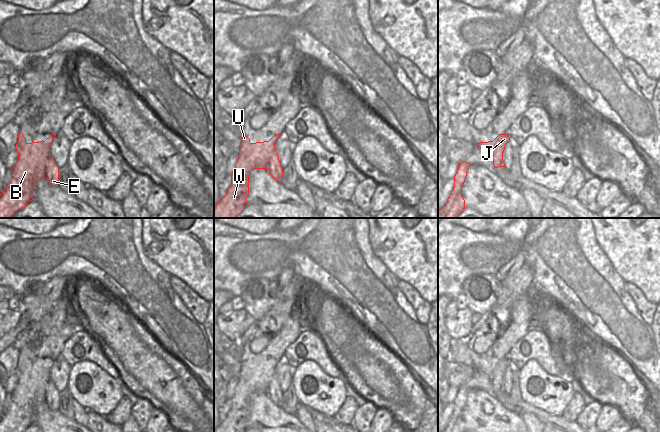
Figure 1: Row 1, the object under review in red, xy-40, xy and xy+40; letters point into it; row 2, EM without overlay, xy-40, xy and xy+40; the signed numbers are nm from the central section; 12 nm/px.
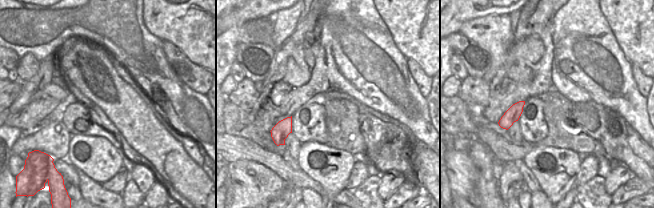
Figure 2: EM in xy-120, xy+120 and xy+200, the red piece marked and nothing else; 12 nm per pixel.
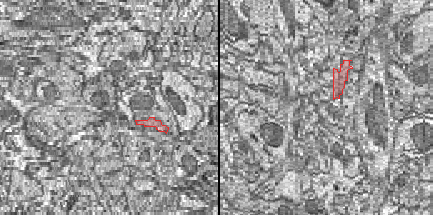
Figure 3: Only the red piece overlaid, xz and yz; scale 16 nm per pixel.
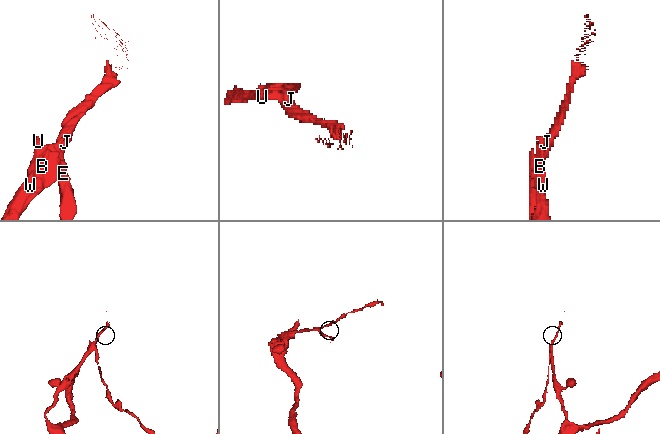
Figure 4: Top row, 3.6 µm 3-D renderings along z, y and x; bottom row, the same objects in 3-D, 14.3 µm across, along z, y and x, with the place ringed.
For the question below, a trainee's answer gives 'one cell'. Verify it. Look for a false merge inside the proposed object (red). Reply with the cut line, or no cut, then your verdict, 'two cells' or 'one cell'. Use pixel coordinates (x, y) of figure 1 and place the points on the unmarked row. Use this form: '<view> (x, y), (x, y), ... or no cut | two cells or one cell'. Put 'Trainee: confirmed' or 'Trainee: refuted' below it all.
xy (269, 365), (267, 368), (273, 374), (273, 377), (266, 392) | two cells
Trainee: refuted

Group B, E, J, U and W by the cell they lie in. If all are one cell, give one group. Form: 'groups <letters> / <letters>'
groups B U W / E J

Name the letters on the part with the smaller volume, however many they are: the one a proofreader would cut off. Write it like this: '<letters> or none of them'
E, J

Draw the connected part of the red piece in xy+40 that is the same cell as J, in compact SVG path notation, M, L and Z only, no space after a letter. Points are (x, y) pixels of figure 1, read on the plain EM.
M499 358L491 367L491 369L494 371L494 374L490 378L495 392L505 391L505 387L503 385L503 376L506 368L509 365L510 361L507 358Z

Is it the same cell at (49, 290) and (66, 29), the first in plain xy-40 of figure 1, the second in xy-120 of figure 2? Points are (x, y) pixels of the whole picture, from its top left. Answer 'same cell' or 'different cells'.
different cells

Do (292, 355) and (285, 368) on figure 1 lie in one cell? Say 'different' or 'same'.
different

